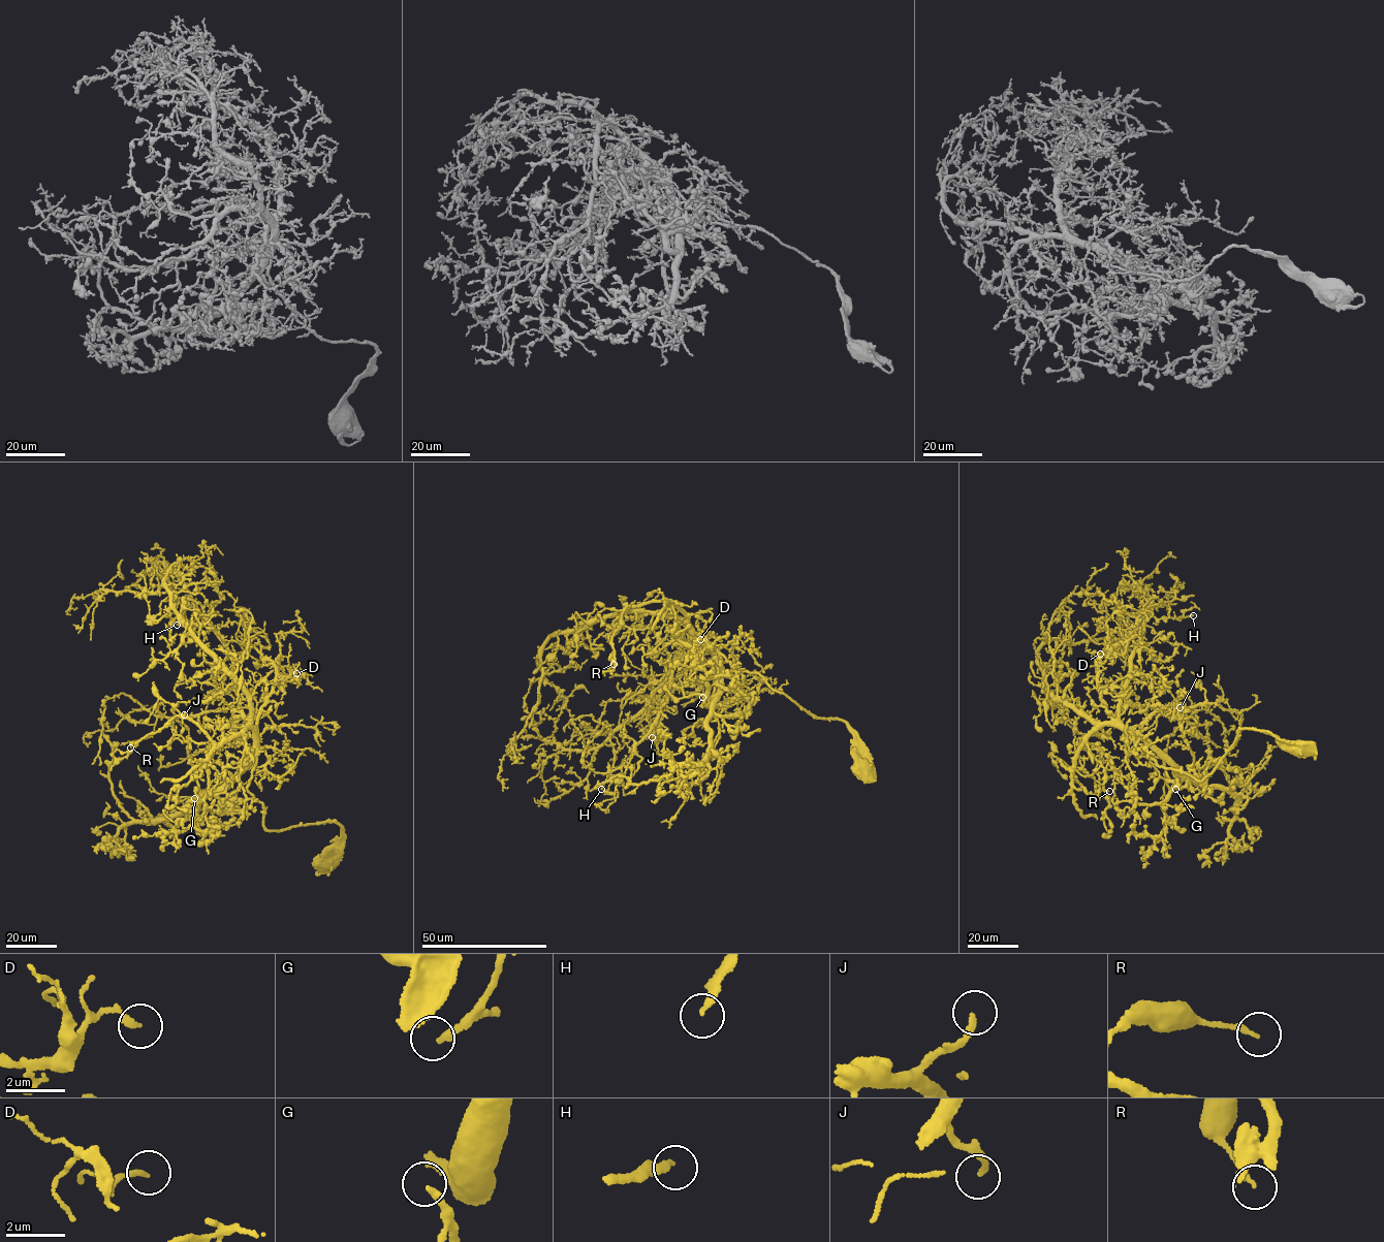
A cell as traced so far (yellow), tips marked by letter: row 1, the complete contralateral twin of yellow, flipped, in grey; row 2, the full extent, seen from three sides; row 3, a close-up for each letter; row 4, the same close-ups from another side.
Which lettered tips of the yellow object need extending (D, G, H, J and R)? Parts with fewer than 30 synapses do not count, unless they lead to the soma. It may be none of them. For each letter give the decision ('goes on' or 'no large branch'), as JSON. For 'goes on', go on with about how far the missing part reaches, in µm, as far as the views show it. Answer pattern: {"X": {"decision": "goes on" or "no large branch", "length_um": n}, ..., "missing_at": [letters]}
{"D": {"decision": "no large branch"}, "G": {"decision": "no large branch"}, "H": {"decision": "goes on", "length_um": 30}, "J": {"decision": "goes on", "length_um": 10}, "R": {"decision": "no large branch"}, "missing_at": ["H", "J"]}

